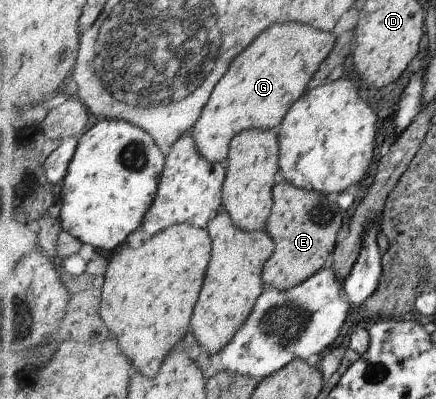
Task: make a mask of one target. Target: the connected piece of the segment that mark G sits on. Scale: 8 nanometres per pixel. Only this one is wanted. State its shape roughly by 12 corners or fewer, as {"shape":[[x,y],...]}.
{"shape":[[299,23],[235,61],[194,127],[227,163],[251,128],[277,129],[334,49]]}

